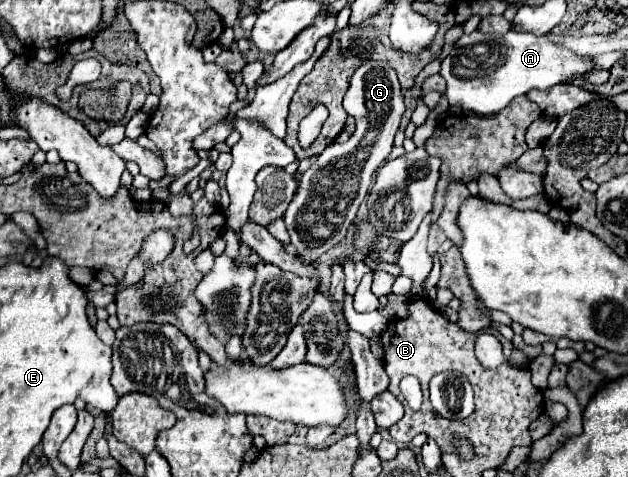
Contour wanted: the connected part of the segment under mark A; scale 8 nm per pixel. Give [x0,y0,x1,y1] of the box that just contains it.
[440,31,594,115]

